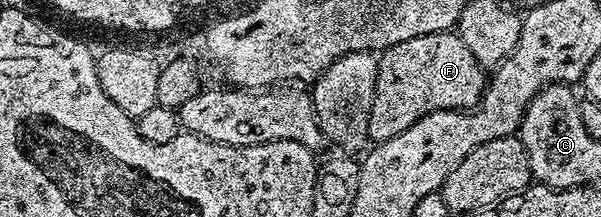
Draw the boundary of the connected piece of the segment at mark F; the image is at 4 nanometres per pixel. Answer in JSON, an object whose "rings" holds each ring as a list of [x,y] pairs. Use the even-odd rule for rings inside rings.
{"rings":[[[455,31],[422,34],[379,53],[374,106],[370,110],[369,141],[381,144],[414,122],[438,110],[471,110],[484,99],[486,72]]]}

